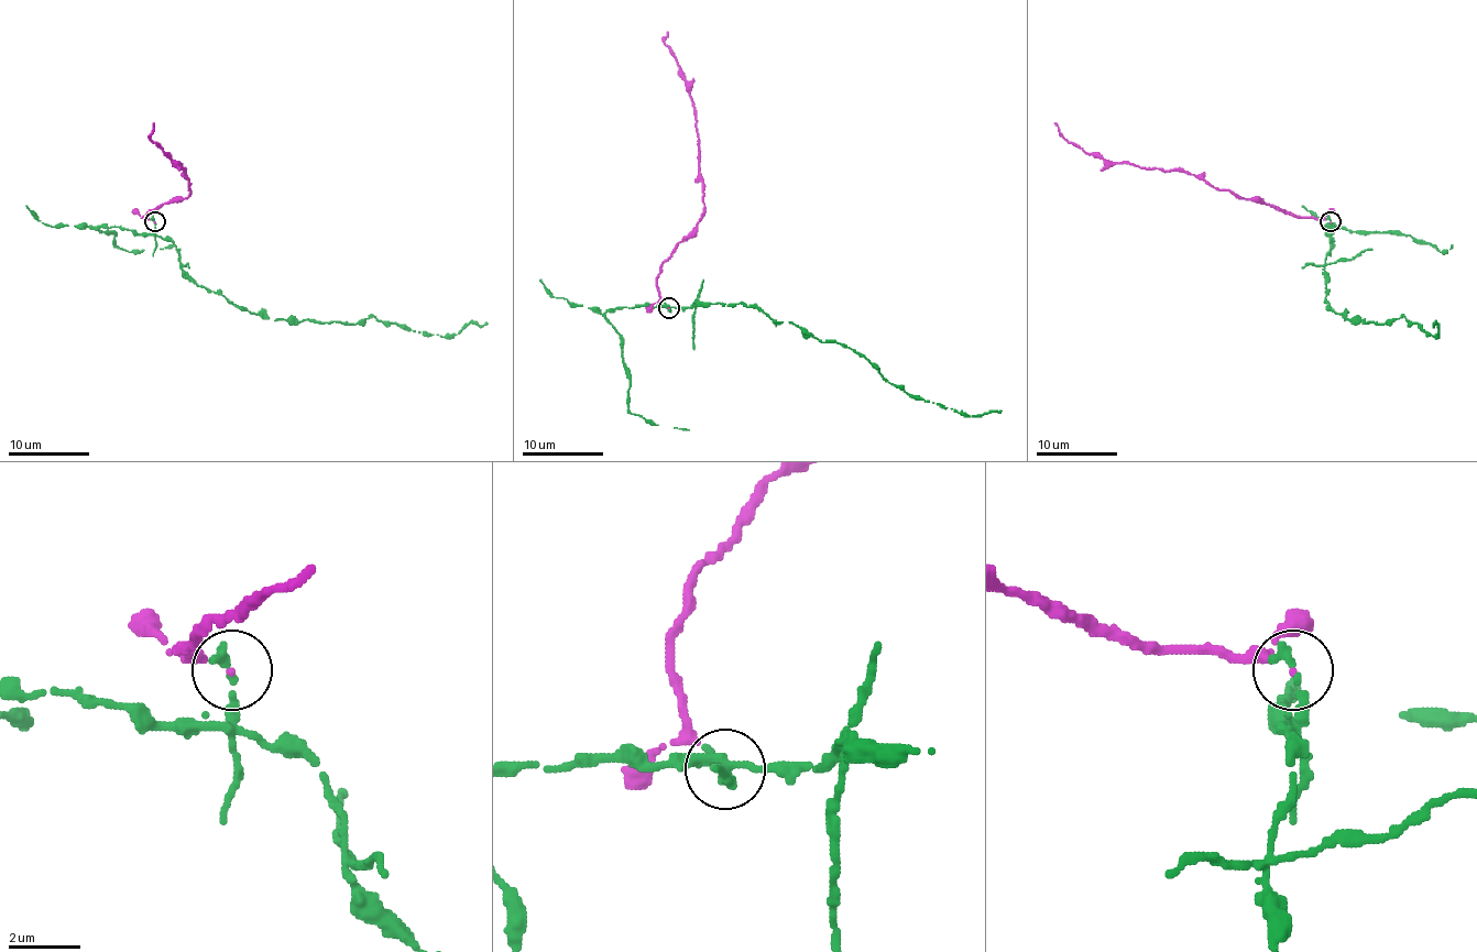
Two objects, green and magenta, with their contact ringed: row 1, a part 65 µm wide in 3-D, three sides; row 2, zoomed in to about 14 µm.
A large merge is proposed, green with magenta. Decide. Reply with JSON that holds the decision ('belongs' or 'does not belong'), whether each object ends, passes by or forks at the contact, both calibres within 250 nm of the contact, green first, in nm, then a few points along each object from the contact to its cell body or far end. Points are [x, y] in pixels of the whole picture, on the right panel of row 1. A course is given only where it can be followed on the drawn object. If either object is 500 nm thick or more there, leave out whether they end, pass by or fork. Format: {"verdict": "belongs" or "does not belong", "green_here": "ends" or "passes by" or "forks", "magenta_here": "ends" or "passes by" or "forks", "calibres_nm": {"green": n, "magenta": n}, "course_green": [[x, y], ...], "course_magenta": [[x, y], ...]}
{"verdict": "does not belong", "green_here": "ends", "magenta_here": "ends", "calibres_nm": {"green": 300, "magenta": 90}, "course_green": [[1331, 221], [1324, 299], [1335, 312], [1345, 320], [1391, 324], [1403, 316], [1435, 336], [1435, 321]], "course_magenta": [[1331, 221], [1299, 217], [1182, 171], [1107, 163], [1064, 139], [1054, 122]]}

